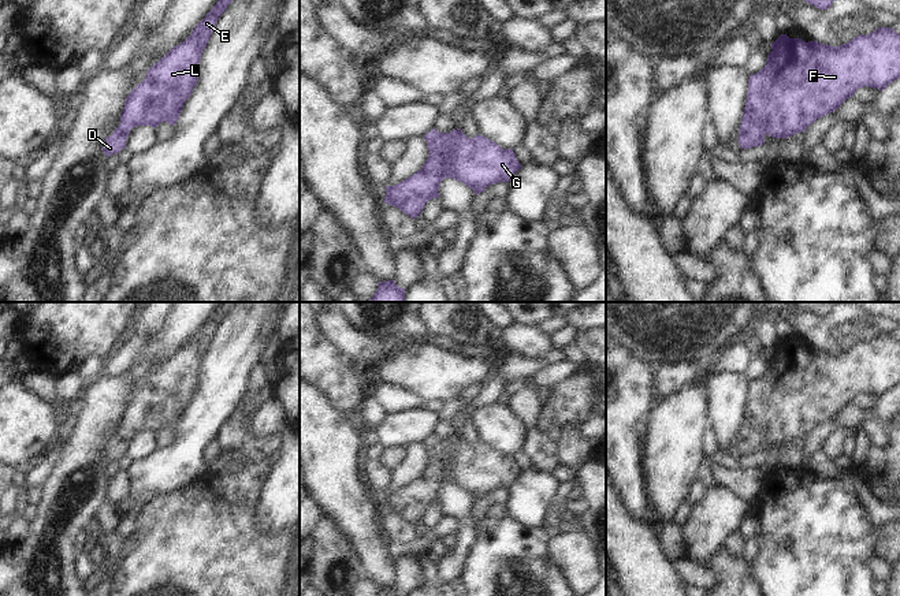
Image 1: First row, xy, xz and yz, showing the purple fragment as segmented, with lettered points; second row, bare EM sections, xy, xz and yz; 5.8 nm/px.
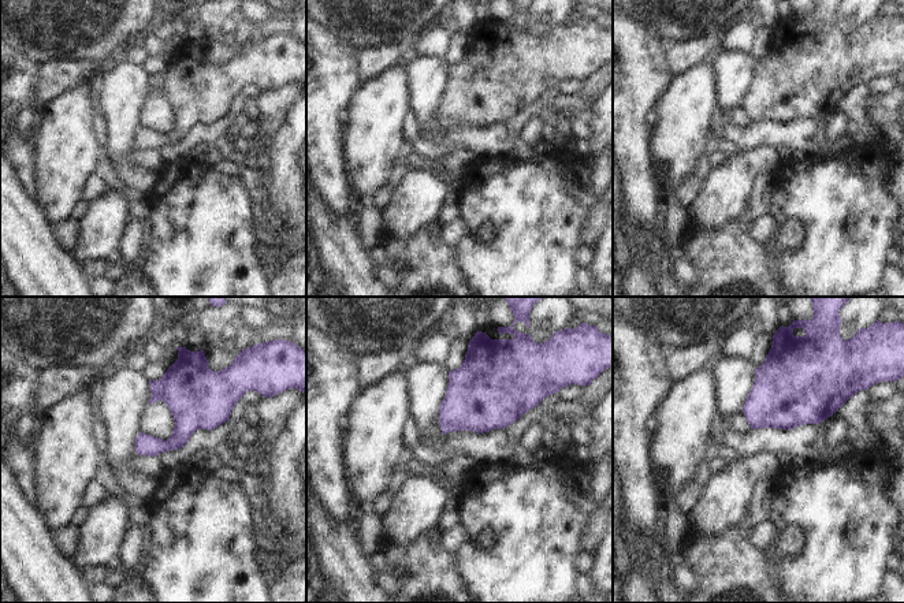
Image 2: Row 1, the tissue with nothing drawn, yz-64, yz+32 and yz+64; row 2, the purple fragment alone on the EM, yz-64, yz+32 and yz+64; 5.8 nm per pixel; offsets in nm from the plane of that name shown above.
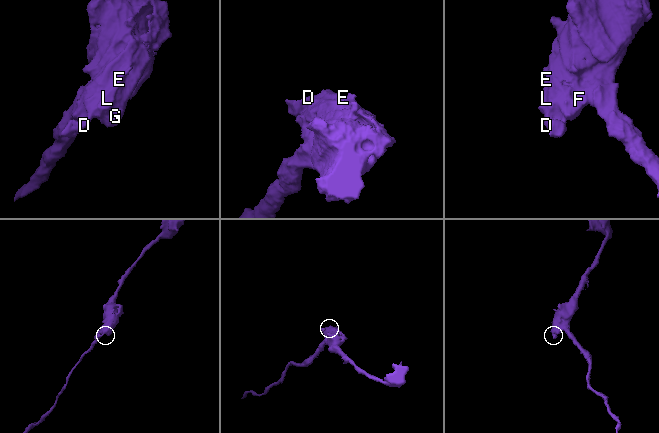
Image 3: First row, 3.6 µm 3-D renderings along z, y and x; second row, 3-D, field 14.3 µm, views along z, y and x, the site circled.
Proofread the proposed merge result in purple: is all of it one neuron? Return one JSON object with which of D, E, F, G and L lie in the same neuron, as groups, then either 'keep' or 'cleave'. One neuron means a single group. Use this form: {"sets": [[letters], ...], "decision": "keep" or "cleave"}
{"sets": [["D", "E", "F", "G", "L"]], "decision": "keep"}

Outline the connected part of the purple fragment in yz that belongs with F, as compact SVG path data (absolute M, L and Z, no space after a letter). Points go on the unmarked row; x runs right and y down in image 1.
M878 334L840 353L818 347L804 349L786 340L781 340L770 351L773 357L767 361L766 372L748 385L737 444L743 455L763 451L766 440L773 444L788 444L803 439L817 425L838 416L859 394L884 396L900 384L900 340L892 334Z

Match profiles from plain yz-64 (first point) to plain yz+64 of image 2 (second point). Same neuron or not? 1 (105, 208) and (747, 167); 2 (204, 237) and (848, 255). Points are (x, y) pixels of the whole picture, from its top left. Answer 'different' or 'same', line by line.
1: same
2: same

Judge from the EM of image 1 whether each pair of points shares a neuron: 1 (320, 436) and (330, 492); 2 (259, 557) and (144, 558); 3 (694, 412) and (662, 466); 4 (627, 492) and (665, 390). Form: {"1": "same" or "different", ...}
{"1": "same", "2": "same", "3": "same", "4": "different"}

